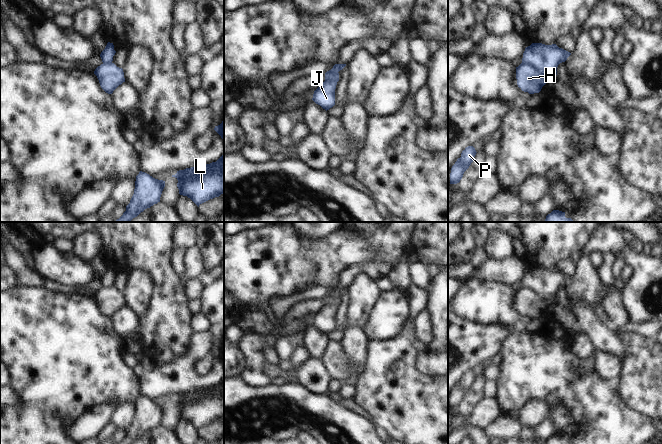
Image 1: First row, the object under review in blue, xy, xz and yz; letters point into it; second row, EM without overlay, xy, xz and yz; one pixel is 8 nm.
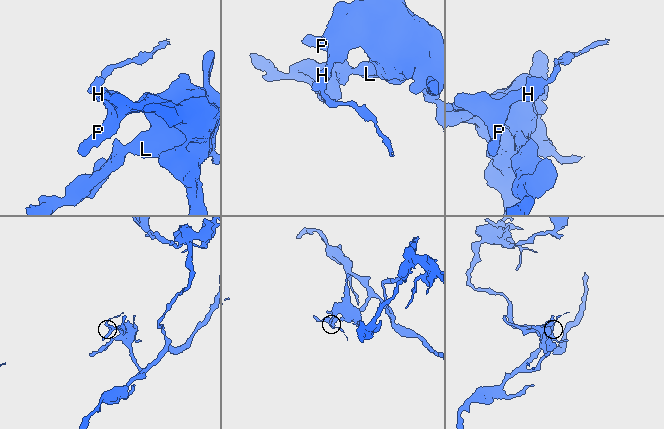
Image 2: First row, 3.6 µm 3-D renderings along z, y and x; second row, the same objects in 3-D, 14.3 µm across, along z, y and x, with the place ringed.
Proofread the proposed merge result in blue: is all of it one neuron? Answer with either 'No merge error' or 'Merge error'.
Merge error

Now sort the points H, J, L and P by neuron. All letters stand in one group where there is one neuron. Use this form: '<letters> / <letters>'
H L P / J

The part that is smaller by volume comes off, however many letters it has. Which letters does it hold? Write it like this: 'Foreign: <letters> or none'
Foreign: J

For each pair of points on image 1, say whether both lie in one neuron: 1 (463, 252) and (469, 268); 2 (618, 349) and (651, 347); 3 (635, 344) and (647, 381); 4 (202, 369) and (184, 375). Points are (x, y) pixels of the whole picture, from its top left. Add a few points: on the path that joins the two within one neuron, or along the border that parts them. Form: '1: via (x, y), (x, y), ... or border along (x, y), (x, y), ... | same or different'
1: border along (475, 239), (473, 258), (458, 265) | different
2: border along (617, 335), (624, 346), (623, 362) | different
3: via (641, 353), (647, 362), (647, 372) | same
4: border along (209, 355), (211, 367), (206, 373), (199, 376) | different

